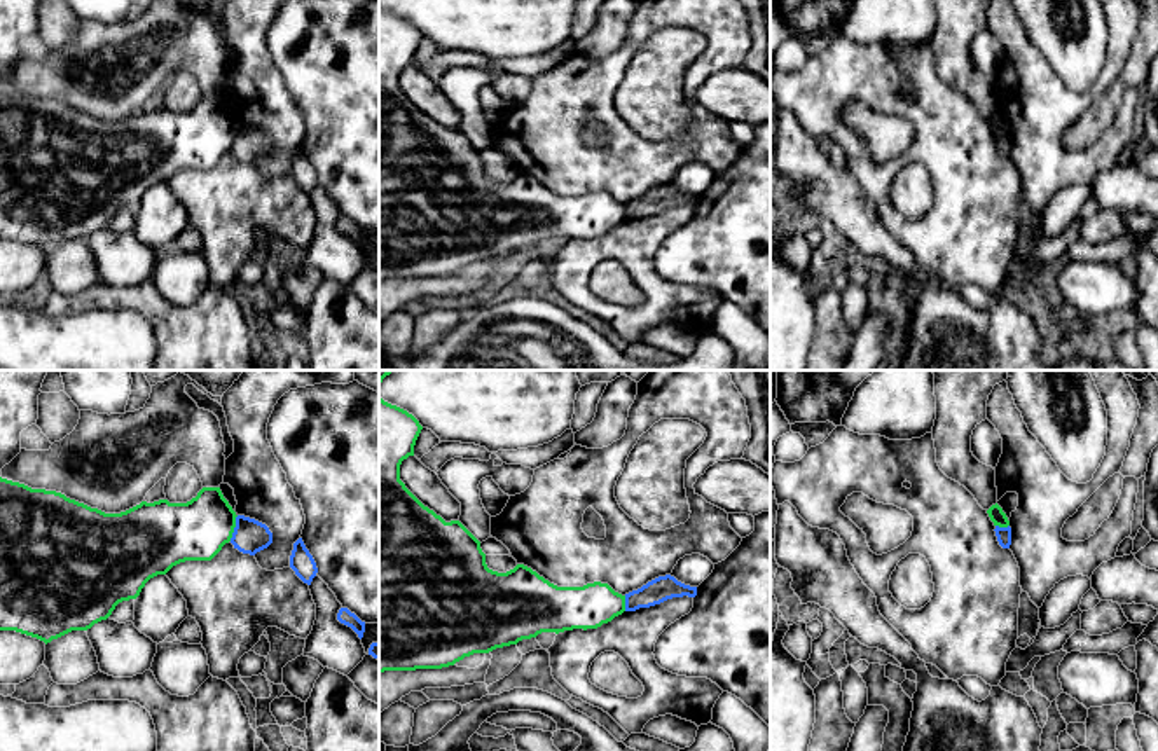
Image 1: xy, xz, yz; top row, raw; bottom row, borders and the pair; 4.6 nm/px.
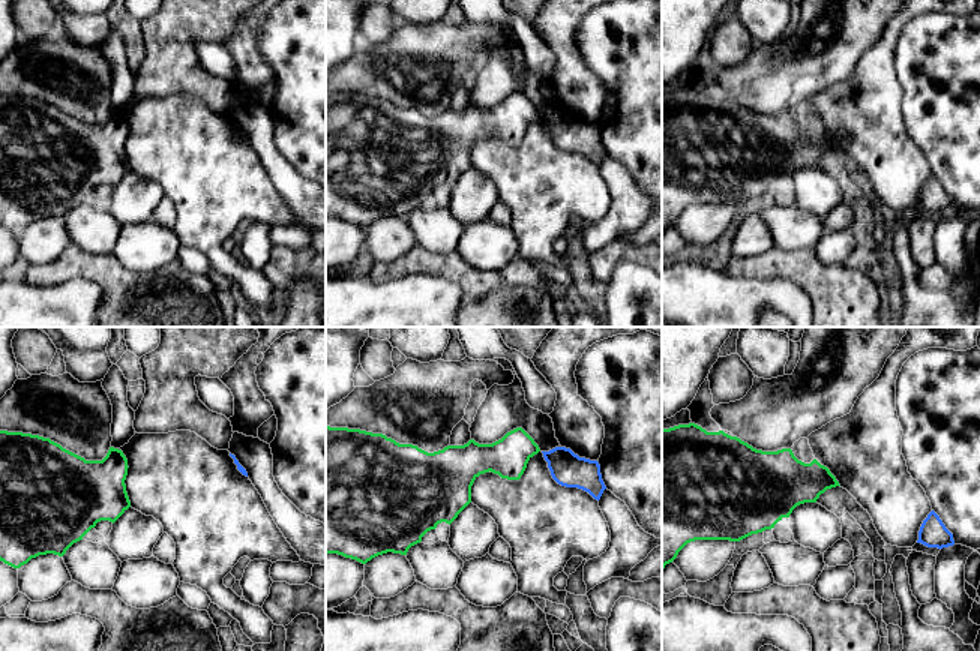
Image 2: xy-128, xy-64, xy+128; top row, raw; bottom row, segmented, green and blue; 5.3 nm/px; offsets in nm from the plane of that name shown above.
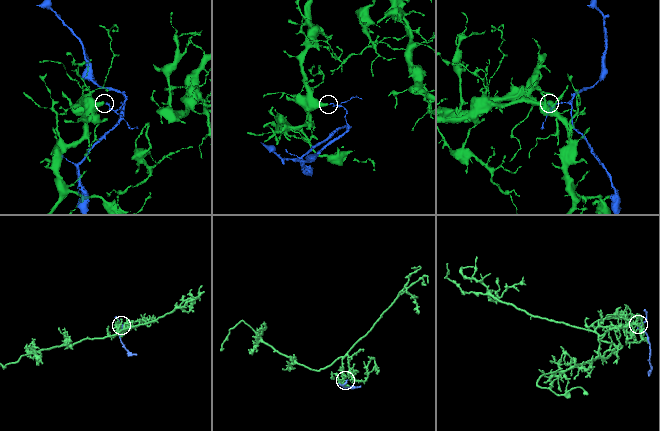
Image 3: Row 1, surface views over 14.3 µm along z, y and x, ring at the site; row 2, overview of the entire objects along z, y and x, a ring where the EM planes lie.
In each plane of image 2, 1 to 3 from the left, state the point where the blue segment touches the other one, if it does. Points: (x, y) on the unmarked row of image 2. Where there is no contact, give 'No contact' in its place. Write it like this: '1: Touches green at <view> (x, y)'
1: No contact
2: No contact
3: No contact

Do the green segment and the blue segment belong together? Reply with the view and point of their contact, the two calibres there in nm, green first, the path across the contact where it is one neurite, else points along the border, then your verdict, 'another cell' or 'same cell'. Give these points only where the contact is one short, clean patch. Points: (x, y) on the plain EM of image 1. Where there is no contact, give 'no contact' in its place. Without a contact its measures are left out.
xy (234, 135) | 280/160 nm | along xy (238, 124), (229, 149) | another cell

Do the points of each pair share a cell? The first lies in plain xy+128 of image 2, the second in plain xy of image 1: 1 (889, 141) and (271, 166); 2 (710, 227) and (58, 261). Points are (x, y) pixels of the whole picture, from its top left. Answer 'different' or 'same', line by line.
1: same
2: different

